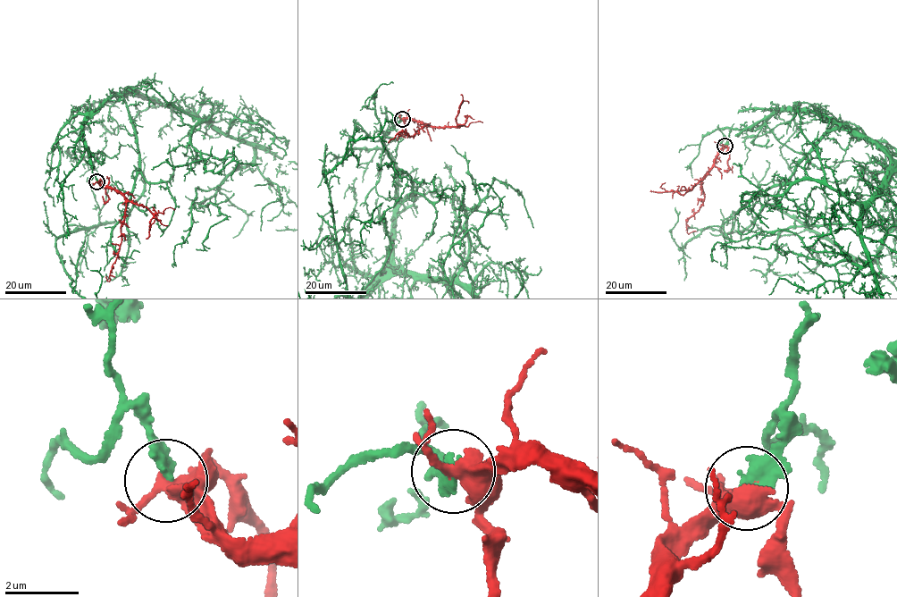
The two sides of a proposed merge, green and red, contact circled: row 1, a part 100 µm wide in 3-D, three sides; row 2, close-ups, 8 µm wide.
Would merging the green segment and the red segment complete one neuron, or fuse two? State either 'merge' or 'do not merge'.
merge

